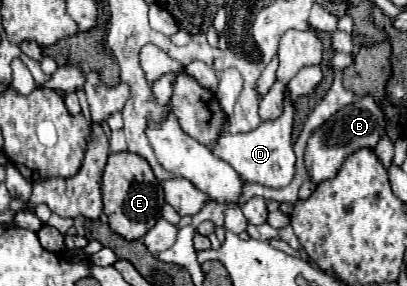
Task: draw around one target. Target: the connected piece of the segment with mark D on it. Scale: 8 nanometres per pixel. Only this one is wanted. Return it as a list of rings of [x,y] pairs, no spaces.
[[[284,97],[284,113],[276,121],[264,121],[254,131],[248,133],[222,133],[216,145],[212,147],[214,155],[222,161],[230,163],[234,171],[248,183],[260,183],[266,187],[286,187],[294,179],[296,171],[296,155],[292,149],[290,133],[292,133],[292,117],[294,117],[294,103],[292,99]]]

